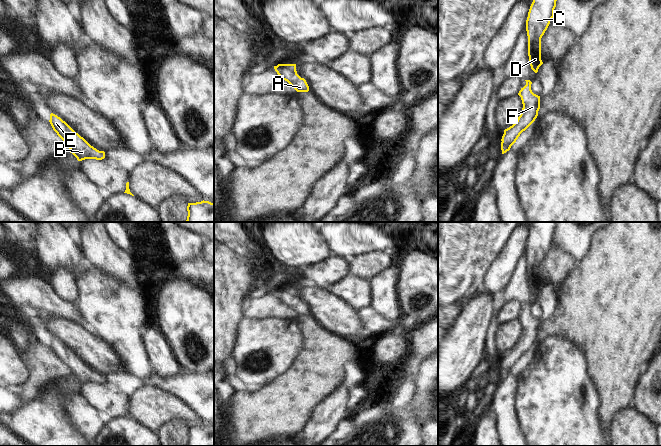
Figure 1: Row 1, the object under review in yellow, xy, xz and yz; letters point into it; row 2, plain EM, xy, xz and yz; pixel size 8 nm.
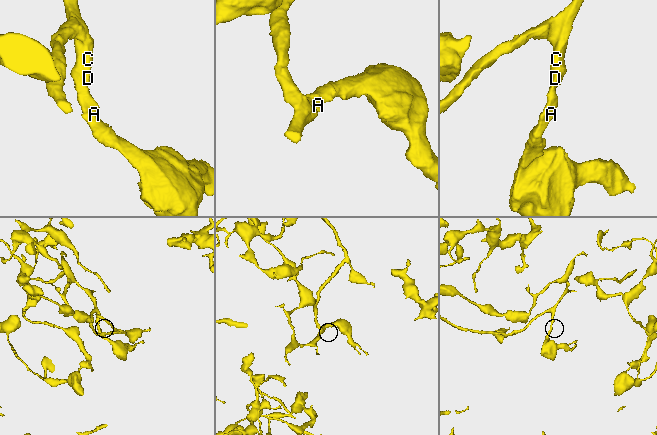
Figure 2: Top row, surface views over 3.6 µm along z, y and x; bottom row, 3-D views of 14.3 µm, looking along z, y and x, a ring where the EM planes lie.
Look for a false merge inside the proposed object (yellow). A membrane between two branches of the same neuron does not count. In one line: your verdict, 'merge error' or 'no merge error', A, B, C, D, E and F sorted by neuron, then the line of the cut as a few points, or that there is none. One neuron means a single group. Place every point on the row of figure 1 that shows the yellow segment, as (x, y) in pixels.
no merge error; groups A B C D E F; cut none

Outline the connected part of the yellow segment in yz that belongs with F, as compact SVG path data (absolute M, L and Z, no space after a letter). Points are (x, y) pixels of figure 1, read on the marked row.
M525 80L526 85L521 88L518 95L521 97L523 108L520 116L515 123L504 130L501 139L502 154L510 150L520 134L525 131L537 118L540 109L540 96L534 94L531 90L532 82Z

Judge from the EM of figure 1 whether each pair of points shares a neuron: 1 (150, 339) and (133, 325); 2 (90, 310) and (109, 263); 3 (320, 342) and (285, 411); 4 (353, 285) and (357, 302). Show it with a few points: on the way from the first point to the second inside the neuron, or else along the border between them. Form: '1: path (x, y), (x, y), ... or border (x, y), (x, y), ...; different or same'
1: border (149, 310), (142, 332), (146, 355); different
2: border (88, 264), (126, 285); different
3: path (320, 359), (319, 366), (314, 375), (295, 394); same
4: path (353, 289), (357, 298); same

